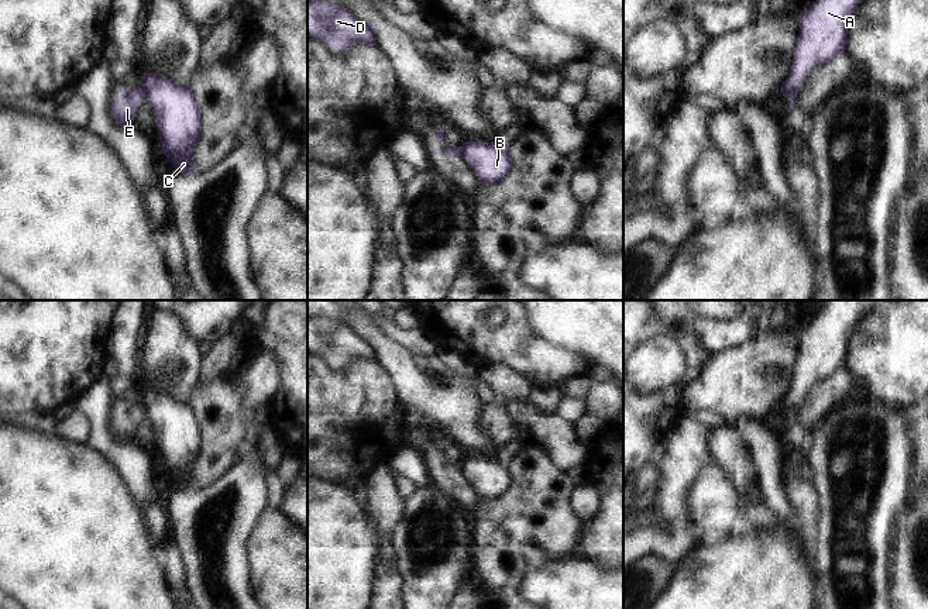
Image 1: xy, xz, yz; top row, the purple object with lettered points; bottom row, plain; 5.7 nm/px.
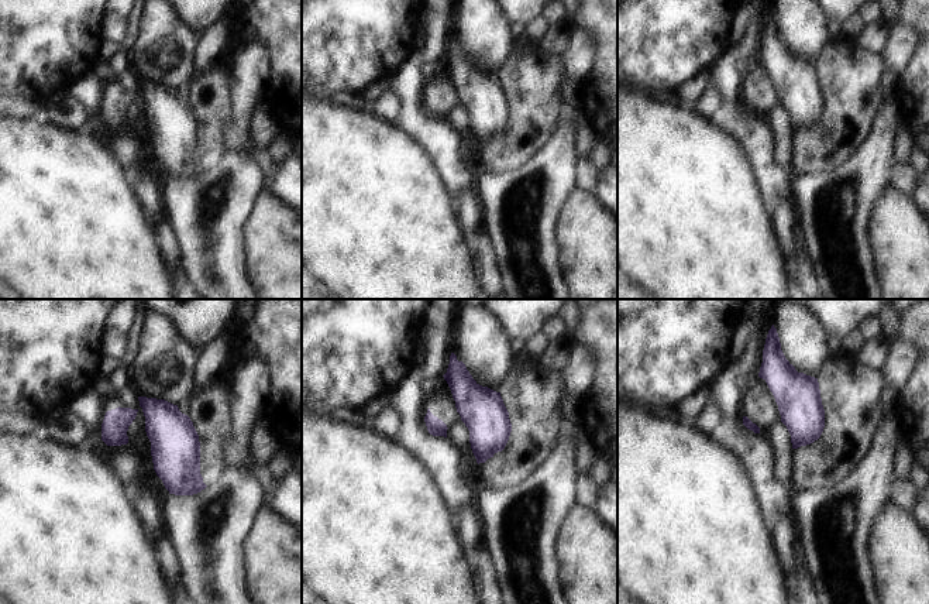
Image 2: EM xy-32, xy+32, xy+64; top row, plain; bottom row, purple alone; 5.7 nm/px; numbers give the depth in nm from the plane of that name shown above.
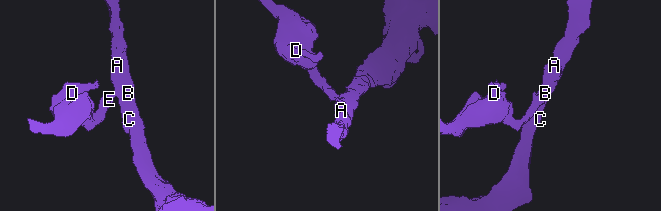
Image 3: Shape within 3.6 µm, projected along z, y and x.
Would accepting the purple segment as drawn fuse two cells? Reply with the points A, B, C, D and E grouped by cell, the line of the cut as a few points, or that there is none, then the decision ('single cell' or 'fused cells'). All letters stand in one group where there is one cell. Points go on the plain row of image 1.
A B C / D E | xy (141, 401), (148, 412) | fused cells

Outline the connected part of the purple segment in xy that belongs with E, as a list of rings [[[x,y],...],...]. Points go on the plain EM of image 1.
[[[142,402],[134,403],[131,407],[120,406],[111,417],[111,427],[116,438],[133,441],[138,423],[148,413],[148,407]]]

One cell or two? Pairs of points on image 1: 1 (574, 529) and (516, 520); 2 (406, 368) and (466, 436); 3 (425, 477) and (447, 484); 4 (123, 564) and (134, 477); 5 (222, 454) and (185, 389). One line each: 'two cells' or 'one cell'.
1: one cell
2: one cell
3: two cells
4: two cells
5: two cells

